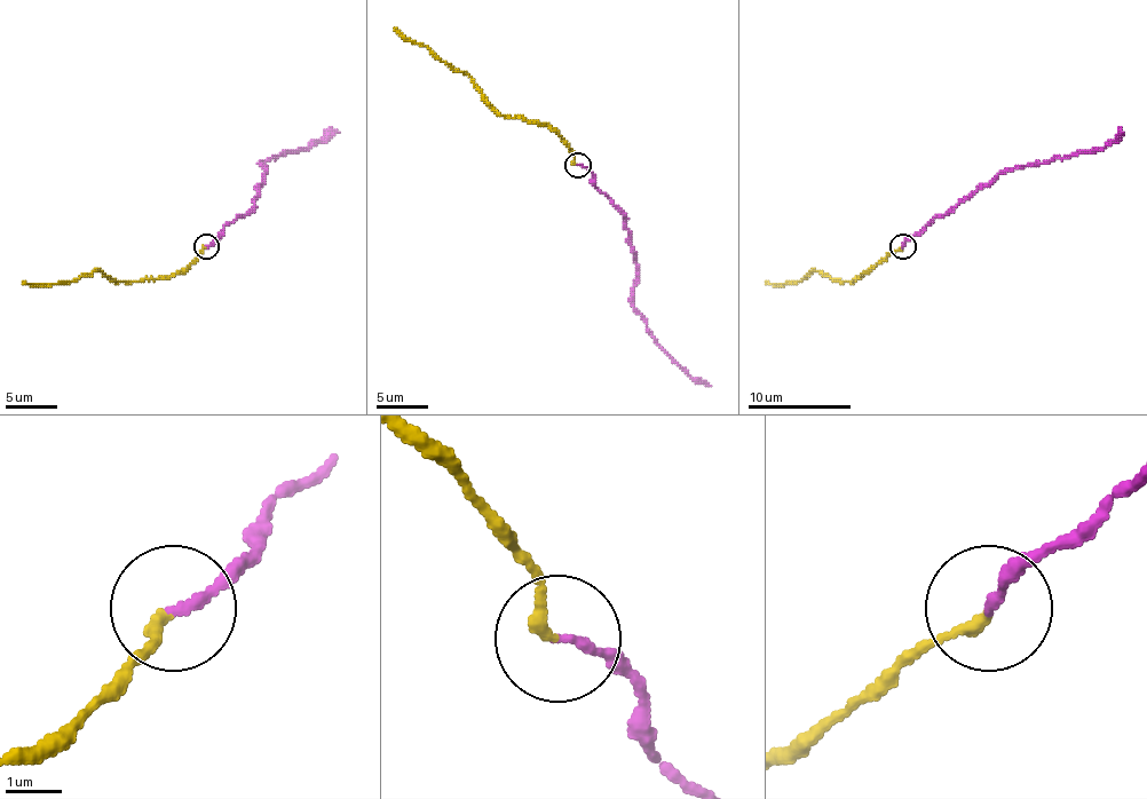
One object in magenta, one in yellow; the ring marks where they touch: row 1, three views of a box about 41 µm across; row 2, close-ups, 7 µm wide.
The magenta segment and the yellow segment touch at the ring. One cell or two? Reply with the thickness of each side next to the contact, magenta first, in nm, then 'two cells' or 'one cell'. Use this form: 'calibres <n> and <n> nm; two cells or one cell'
calibres 170 and 200 nm; one cell

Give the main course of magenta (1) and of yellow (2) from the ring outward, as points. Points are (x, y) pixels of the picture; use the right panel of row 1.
1: (902, 245), (999, 173), (1102, 150), (1123, 132)
2: (902, 247), (890, 253), (853, 282), (835, 282), (812, 271), (799, 282), (766, 282)

